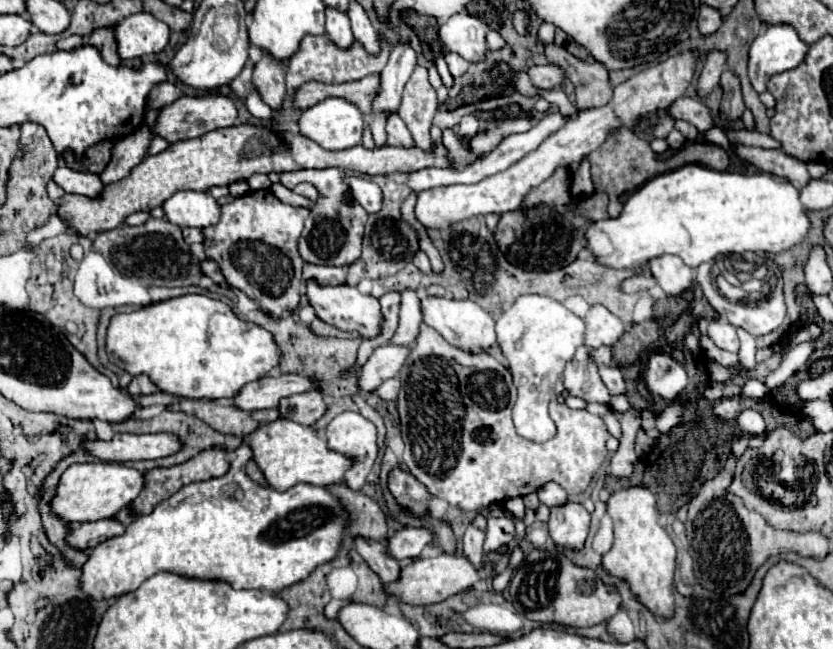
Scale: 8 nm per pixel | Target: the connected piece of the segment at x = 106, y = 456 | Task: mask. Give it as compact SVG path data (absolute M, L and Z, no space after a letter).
M117 433L111 441L87 441L83 447L103 461L143 461L143 459L161 459L175 455L185 447L177 435L169 433Z

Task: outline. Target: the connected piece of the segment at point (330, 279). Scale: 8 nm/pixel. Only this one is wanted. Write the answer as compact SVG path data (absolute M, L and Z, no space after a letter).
M305 263L303 267L303 279L309 281L317 281L321 285L341 285L345 283L347 277L347 265L341 267L333 267L333 265L313 265L313 263Z

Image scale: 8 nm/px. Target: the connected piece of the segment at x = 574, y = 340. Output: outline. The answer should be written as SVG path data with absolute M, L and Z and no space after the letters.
M521 295L513 305L505 307L495 323L497 343L509 361L513 383L517 385L517 401L513 407L513 423L521 437L543 443L555 435L555 423L549 417L549 401L553 385L563 373L563 367L573 359L575 349L583 343L583 319L565 309L559 301L543 295Z

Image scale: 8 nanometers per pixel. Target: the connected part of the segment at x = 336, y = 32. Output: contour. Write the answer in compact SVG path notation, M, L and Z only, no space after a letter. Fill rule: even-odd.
M327 7L325 17L327 17L325 31L327 31L329 39L339 47L349 47L353 43L353 33L351 33L347 13L343 13L339 9L333 9L333 7Z

